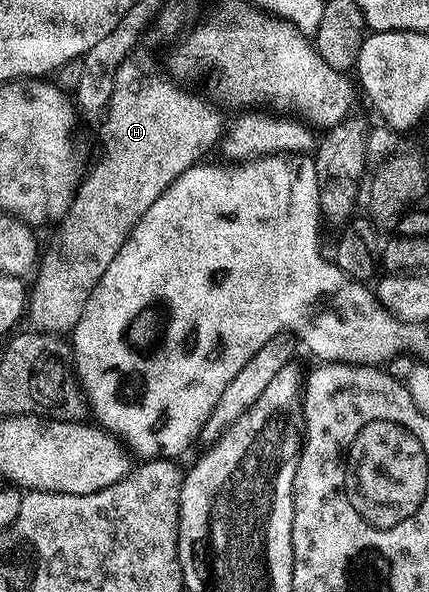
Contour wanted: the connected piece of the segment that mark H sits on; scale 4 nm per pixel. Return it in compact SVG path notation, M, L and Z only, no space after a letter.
M134 58L123 61L115 70L111 100L101 117L102 129L98 132L98 157L90 168L90 173L82 180L78 193L70 200L70 209L54 236L50 250L41 257L36 272L38 281L32 284L32 295L28 300L28 314L34 318L33 327L44 332L65 333L78 325L78 319L96 290L96 282L104 278L112 258L120 254L120 246L132 234L136 222L144 218L148 206L184 174L184 170L194 167L216 145L224 135L222 116L205 100L205 95L189 88L172 86L161 82L154 70L137 64Z

